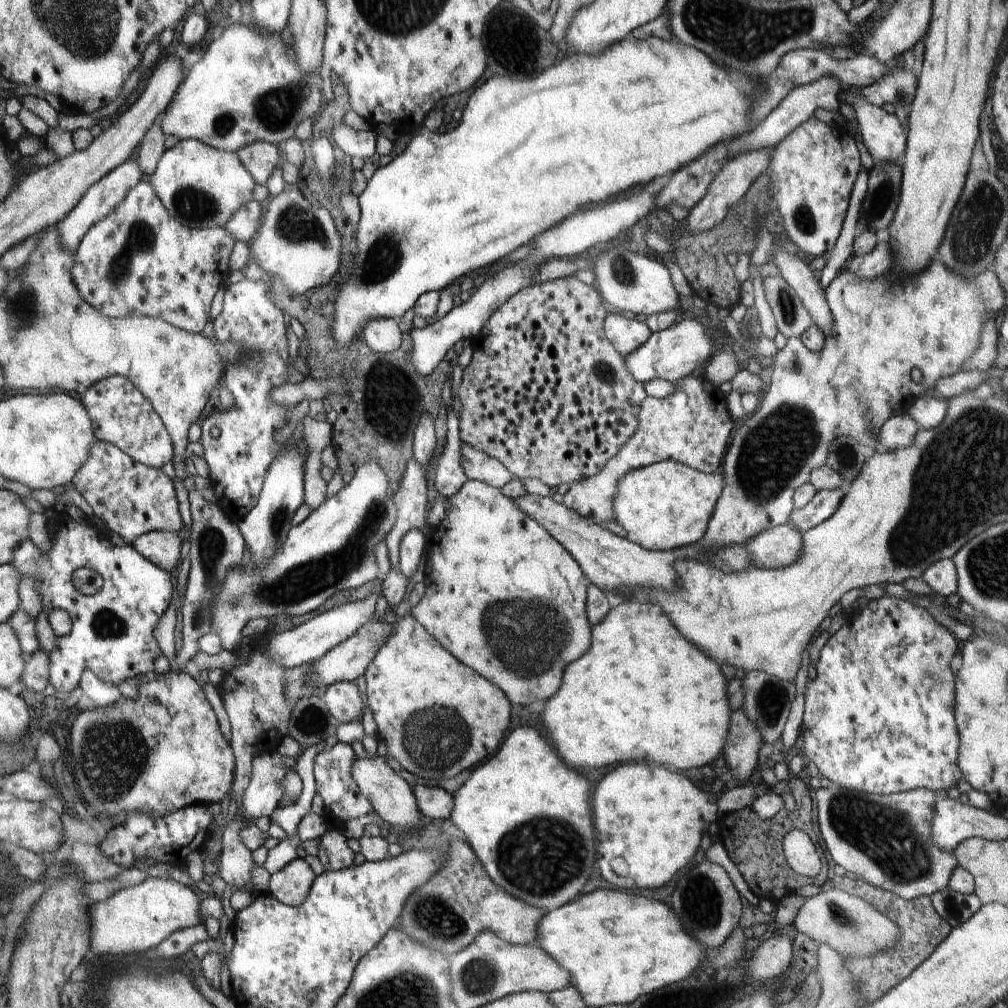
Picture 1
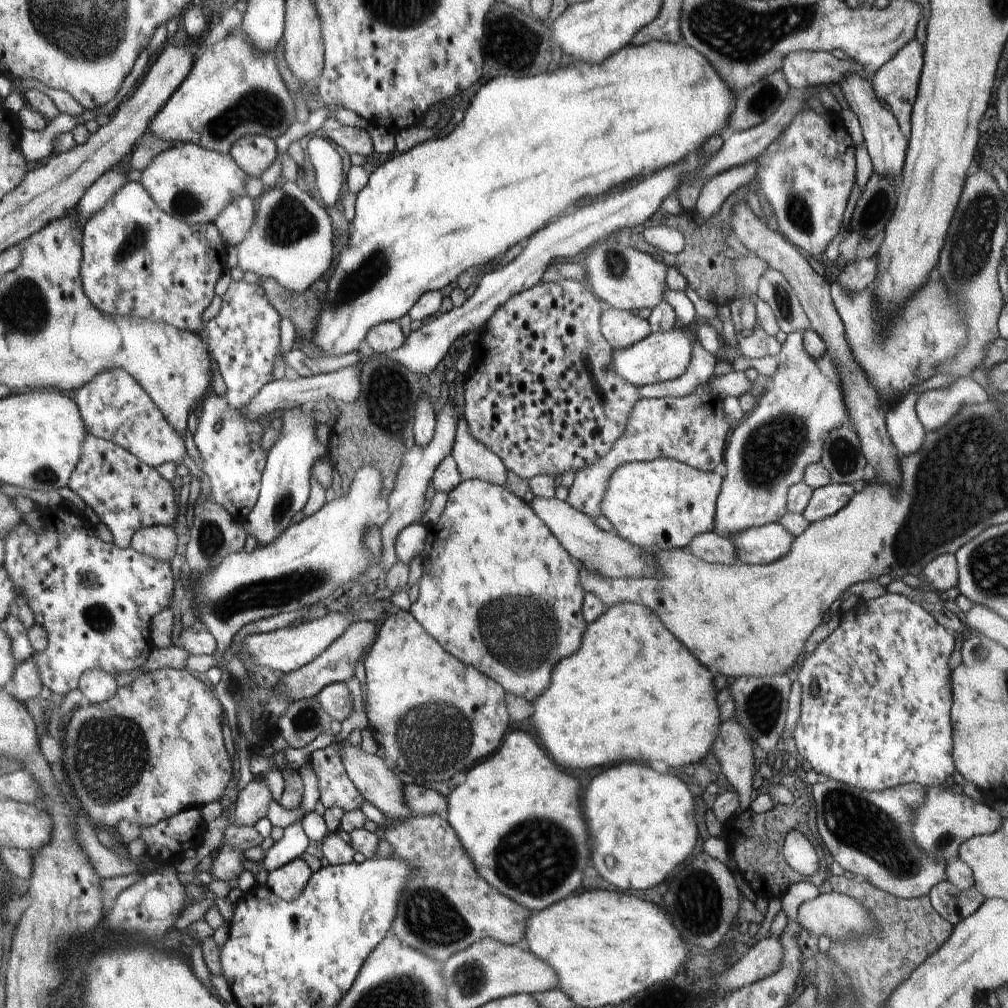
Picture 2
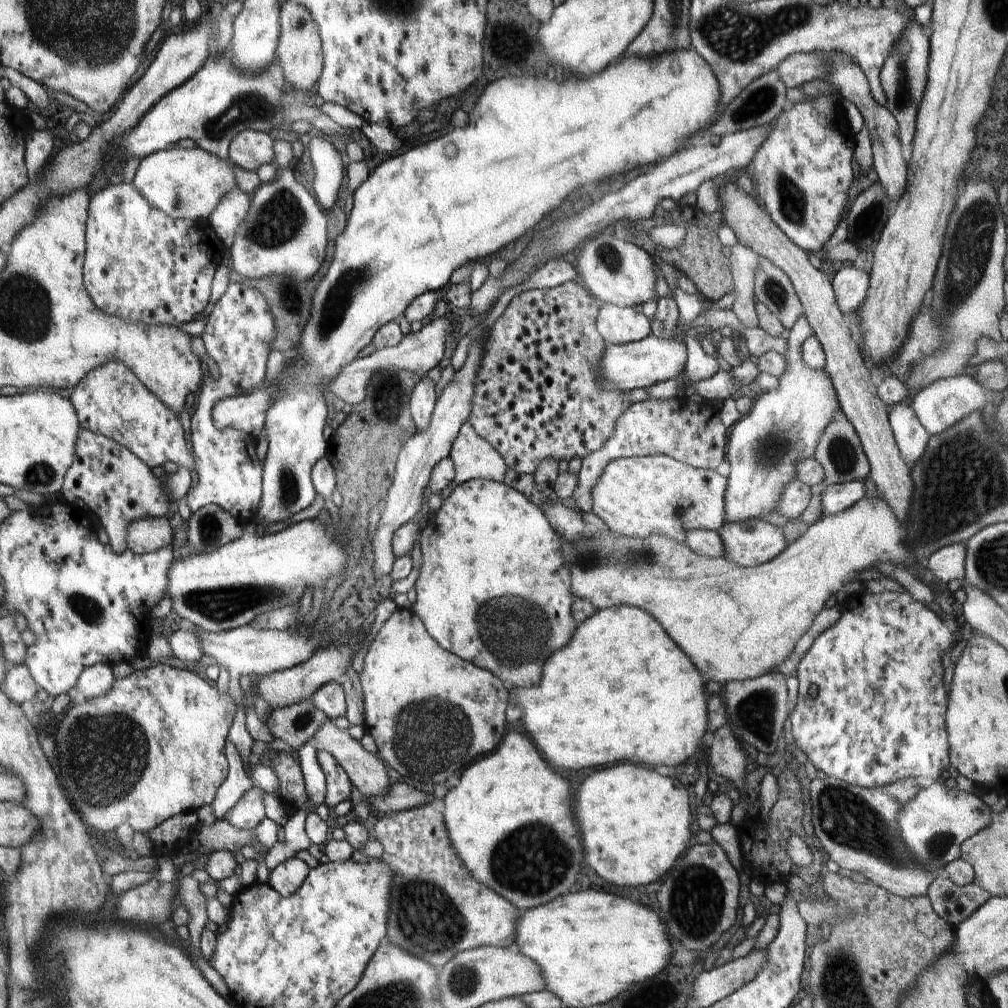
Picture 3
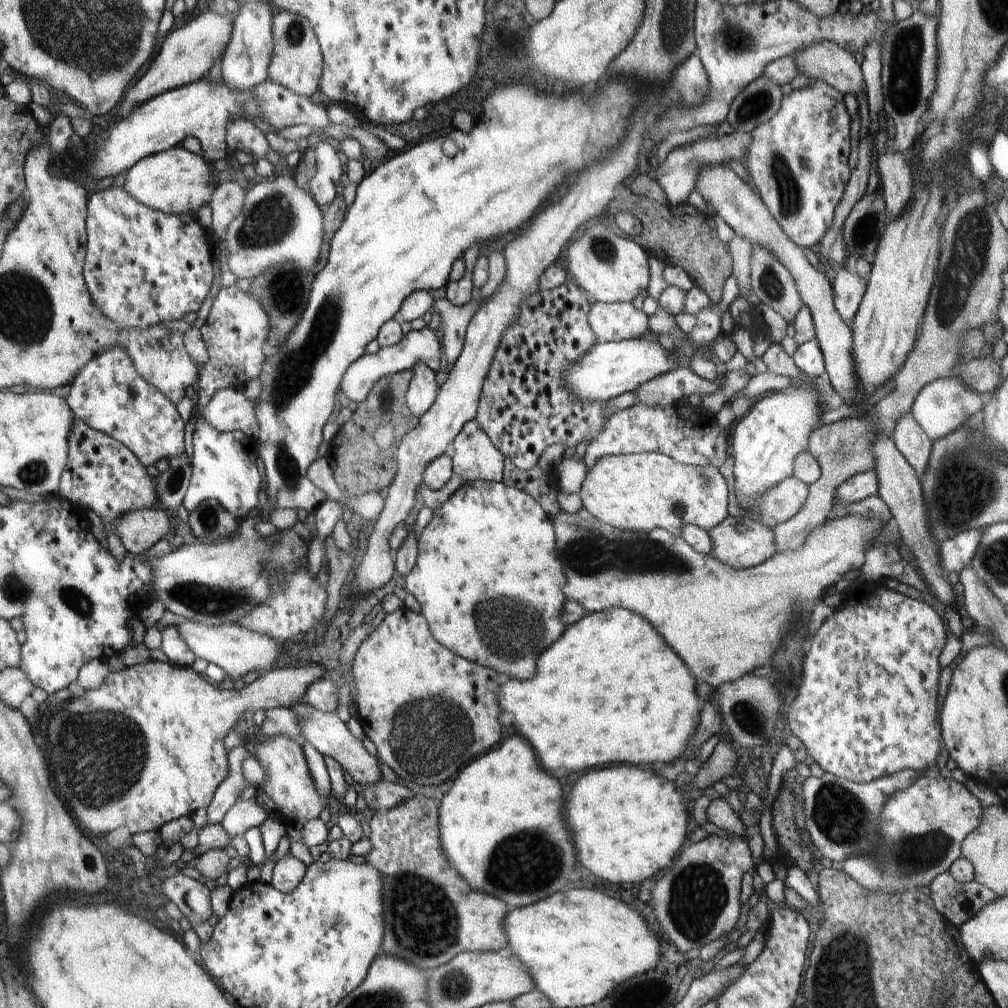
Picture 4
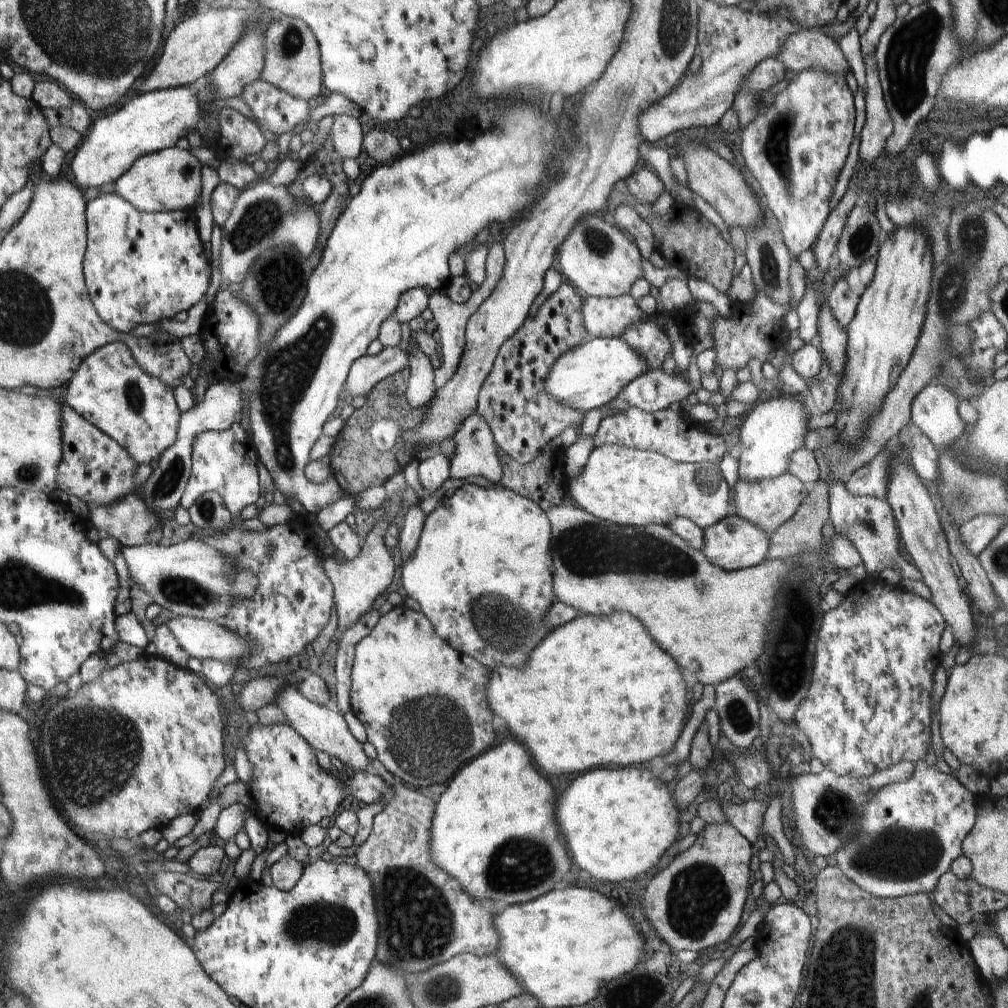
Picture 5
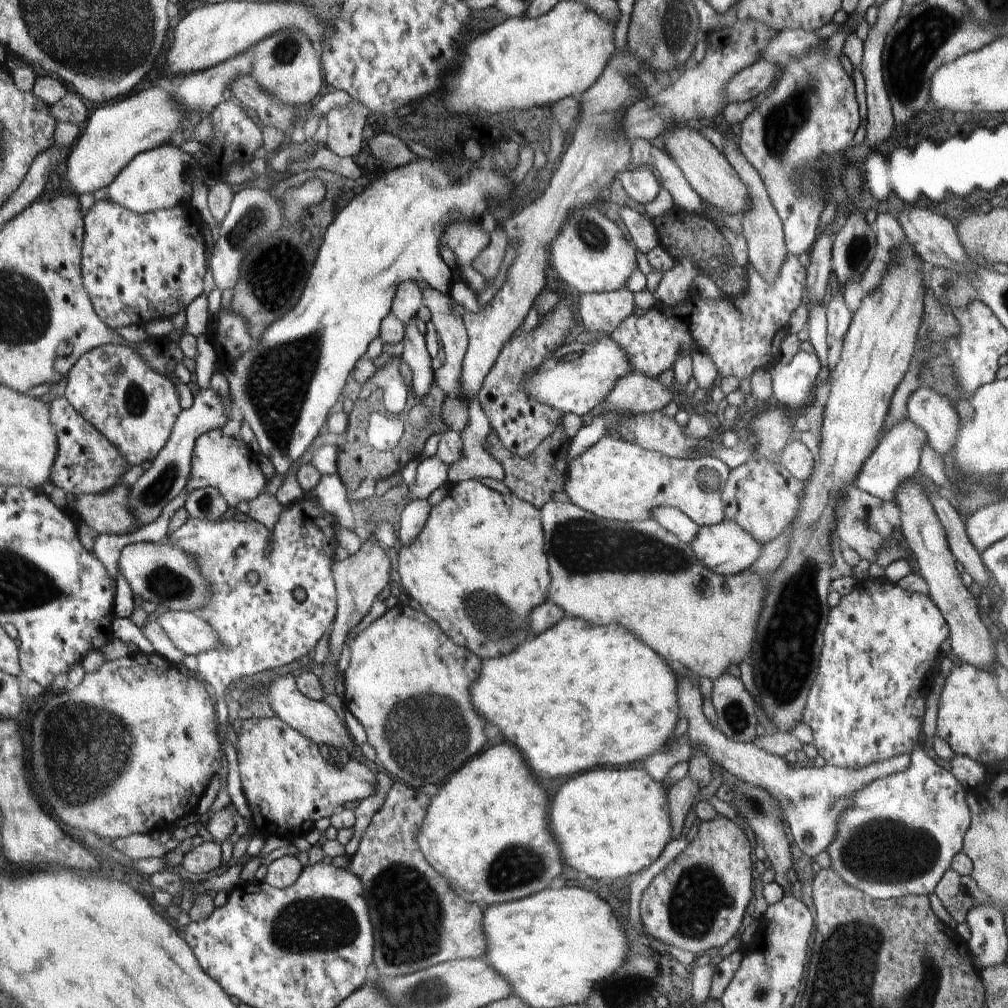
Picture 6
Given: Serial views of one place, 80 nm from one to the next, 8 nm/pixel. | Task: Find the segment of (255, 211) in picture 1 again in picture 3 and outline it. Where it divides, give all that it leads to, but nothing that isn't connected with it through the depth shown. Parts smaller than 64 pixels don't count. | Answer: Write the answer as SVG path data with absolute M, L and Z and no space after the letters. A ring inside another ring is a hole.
M236 187L227 192L210 214L208 224L224 242L226 248L231 248L238 226L246 218L250 208L251 197Z

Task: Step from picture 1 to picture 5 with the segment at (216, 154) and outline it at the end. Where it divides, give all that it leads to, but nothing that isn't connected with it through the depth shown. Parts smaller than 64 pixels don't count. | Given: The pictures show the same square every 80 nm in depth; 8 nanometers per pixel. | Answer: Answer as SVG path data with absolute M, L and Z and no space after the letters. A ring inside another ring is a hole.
M164 148L138 158L130 169L118 178L114 193L130 202L140 212L173 212L196 209L196 200L202 193L203 165L190 150Z

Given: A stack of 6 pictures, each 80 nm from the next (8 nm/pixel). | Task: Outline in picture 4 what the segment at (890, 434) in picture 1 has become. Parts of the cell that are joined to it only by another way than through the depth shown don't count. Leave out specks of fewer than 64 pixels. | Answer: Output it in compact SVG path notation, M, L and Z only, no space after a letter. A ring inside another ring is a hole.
M911 414L900 416L896 420L896 428L894 428L891 438L920 477L928 466L928 459L934 446L932 440L916 424L916 420L912 418Z

